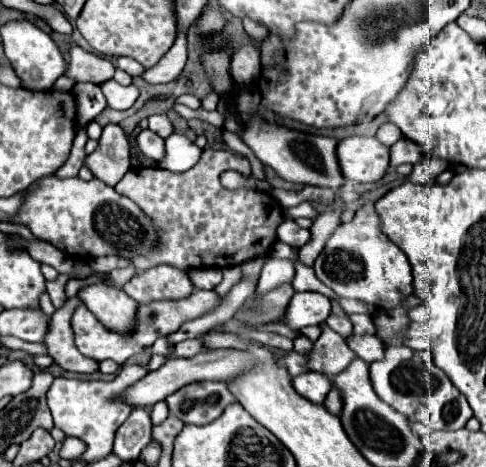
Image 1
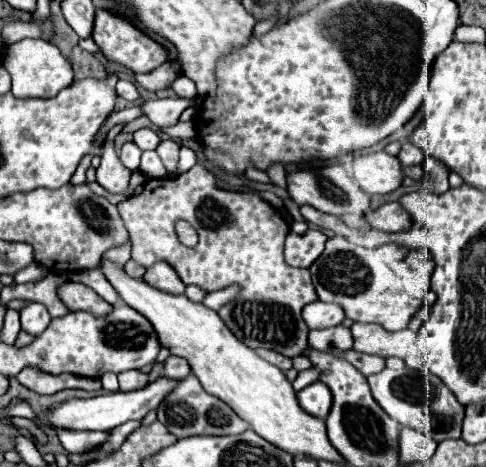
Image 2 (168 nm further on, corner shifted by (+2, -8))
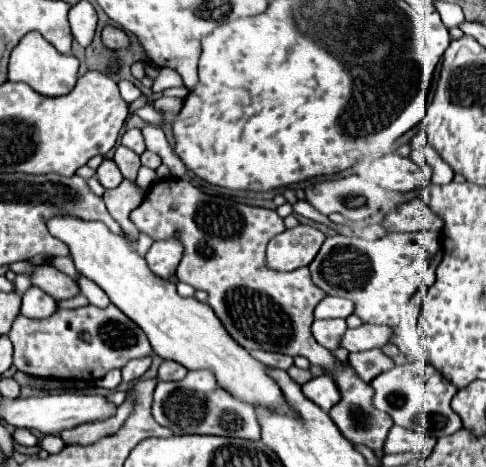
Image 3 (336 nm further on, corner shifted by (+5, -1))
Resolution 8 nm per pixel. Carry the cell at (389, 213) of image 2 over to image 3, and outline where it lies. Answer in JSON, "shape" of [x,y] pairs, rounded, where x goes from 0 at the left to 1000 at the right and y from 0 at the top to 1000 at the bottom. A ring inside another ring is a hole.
{"shape":[[[856,426],[844,435],[823,439],[815,452],[807,452],[802,460],[794,460],[790,469],[790,486],[798,495],[835,495],[835,499],[852,499],[852,495],[897,495],[905,499],[905,490],[914,486],[914,473],[905,473],[905,465],[897,465],[897,456],[889,456],[889,448],[881,448],[881,439],[872,439],[872,430]]]}

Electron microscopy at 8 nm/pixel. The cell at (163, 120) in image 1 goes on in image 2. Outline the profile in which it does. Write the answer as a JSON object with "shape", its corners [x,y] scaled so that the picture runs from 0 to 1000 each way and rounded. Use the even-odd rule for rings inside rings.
{"shape":[[[290,274],[290,278],[282,278],[274,287],[274,304],[290,321],[319,321],[327,313],[327,304],[331,304],[331,291],[319,278],[311,278],[311,274]]]}

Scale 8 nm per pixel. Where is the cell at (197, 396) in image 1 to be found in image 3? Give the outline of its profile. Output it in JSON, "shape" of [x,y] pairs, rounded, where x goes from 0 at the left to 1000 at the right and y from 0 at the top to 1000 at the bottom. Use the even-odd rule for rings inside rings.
{"shape":[[[387,794],[374,816],[325,820],[313,859],[313,893],[358,931],[457,931],[510,944],[535,940],[535,910],[523,872],[457,833],[436,794]]]}

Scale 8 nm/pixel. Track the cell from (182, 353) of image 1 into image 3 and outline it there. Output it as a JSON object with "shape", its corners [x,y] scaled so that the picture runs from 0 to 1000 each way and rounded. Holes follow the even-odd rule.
{"shape":[[[337,773],[325,790],[325,812],[329,816],[370,816],[383,807],[383,799],[387,799],[387,790],[366,782],[362,773]]]}

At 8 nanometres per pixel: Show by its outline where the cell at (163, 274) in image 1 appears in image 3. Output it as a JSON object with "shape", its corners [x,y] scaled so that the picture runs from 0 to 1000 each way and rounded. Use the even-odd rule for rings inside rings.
{"shape":[[[350,507],[337,516],[317,516],[300,542],[300,559],[313,585],[321,585],[333,597],[346,597],[362,580],[374,555],[374,542],[379,542],[379,529],[370,525],[370,512]]]}

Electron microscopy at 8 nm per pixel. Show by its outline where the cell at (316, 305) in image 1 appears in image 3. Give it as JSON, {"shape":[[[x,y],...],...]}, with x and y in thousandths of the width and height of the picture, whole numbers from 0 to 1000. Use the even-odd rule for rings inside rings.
{"shape":[[[667,636],[650,666],[646,666],[646,679],[650,683],[679,683],[679,679],[716,679],[728,670],[728,649],[720,640],[708,640],[708,636]]]}

